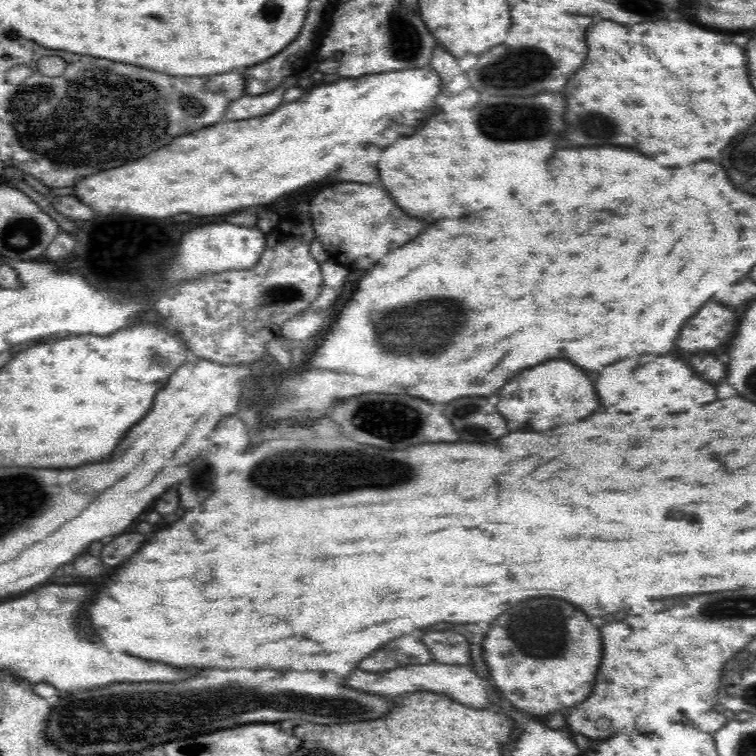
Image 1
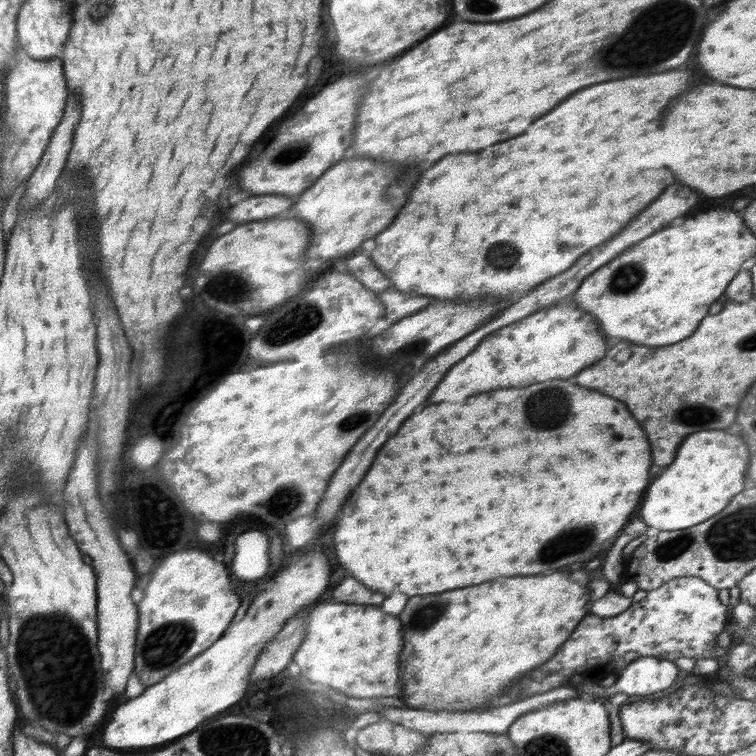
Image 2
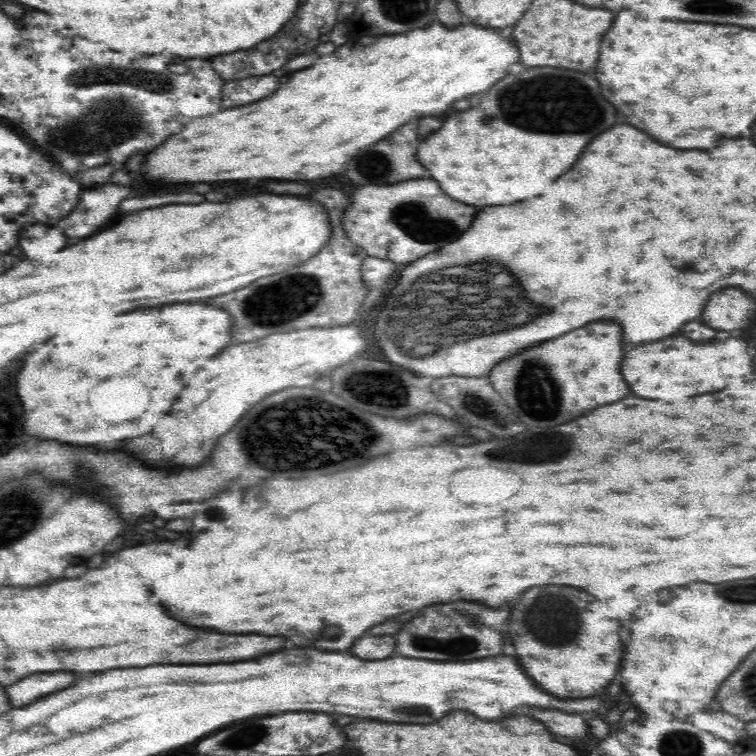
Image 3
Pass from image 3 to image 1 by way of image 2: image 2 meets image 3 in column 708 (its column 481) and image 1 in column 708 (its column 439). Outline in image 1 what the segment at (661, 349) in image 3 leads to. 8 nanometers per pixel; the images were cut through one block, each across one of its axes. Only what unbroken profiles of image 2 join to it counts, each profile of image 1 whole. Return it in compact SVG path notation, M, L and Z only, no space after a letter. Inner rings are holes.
M634 356L620 359L606 366L596 378L594 388L600 404L612 412L640 416L640 420L652 420L652 416L676 416L680 412L692 412L702 404L716 400L716 386L702 382L682 360L674 356Z

